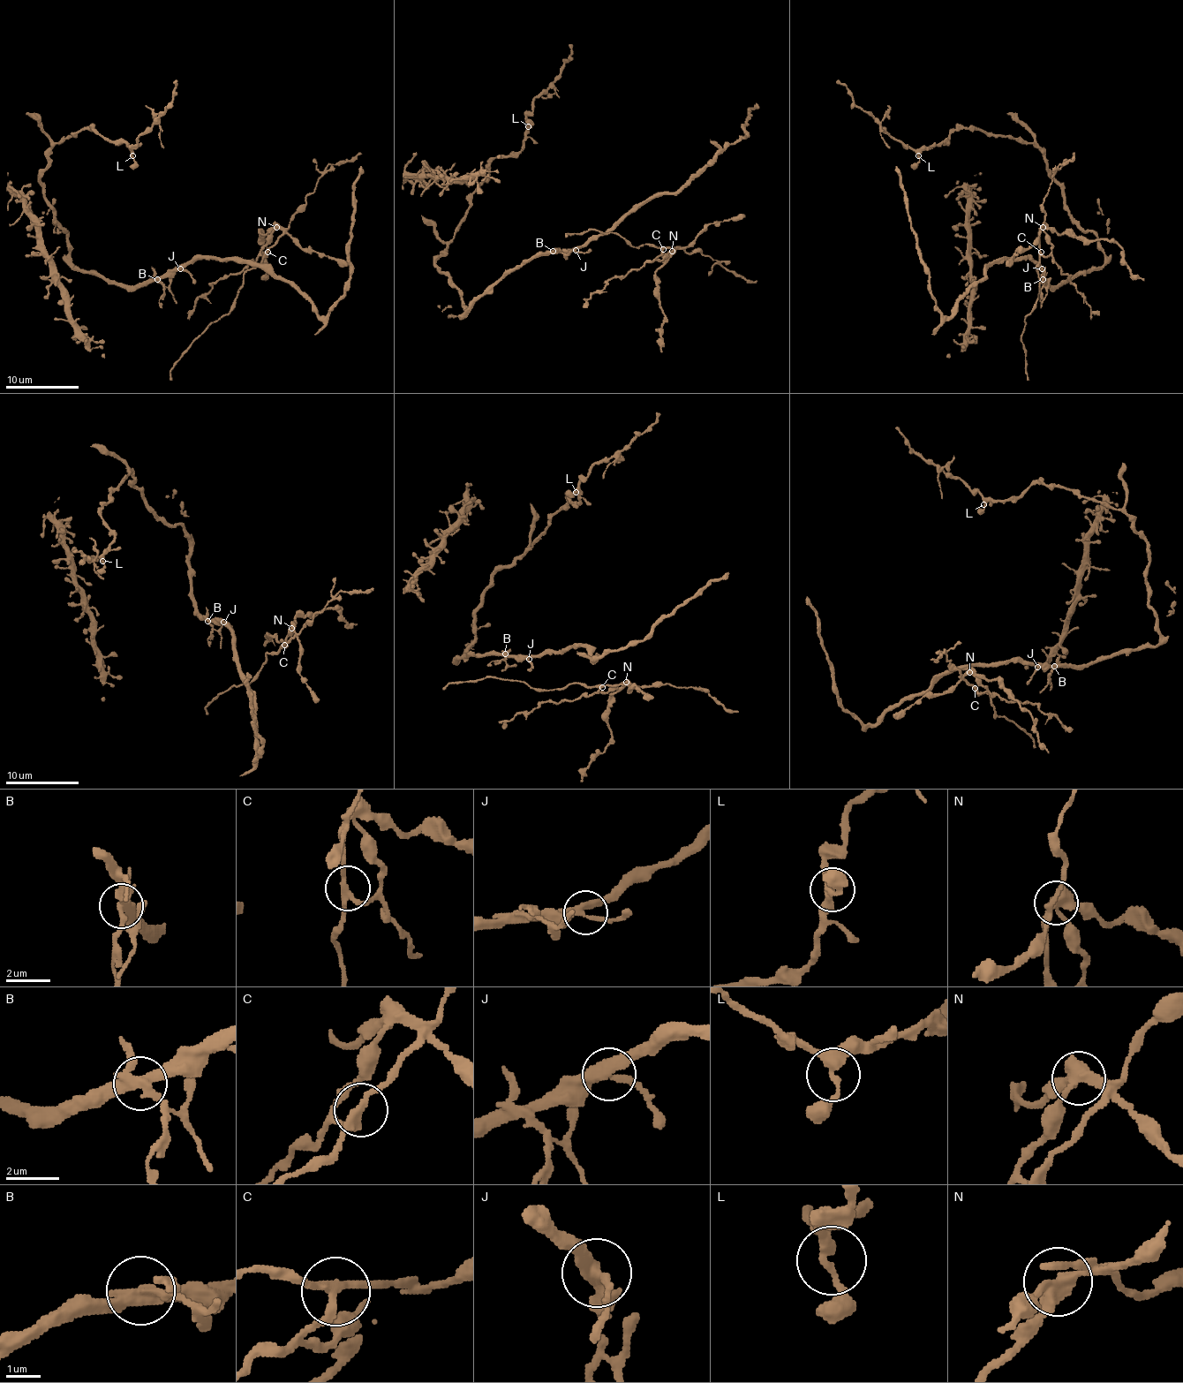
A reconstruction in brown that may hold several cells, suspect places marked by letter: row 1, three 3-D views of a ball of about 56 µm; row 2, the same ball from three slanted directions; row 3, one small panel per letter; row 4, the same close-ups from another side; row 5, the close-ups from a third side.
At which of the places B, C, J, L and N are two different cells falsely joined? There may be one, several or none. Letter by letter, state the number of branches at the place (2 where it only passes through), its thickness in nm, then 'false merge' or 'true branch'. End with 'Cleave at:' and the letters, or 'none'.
B: 4 branches meet; 400 nm thick; false merge
C: 3 branches meet; 240 nm thick; false merge
J: 3 branches meet; 340 nm thick; true branch
L: 3 branches meet; 240 nm thick; true branch
N: 3 branches meet; 380 nm thick; false merge
Cleave at: B, C, N

